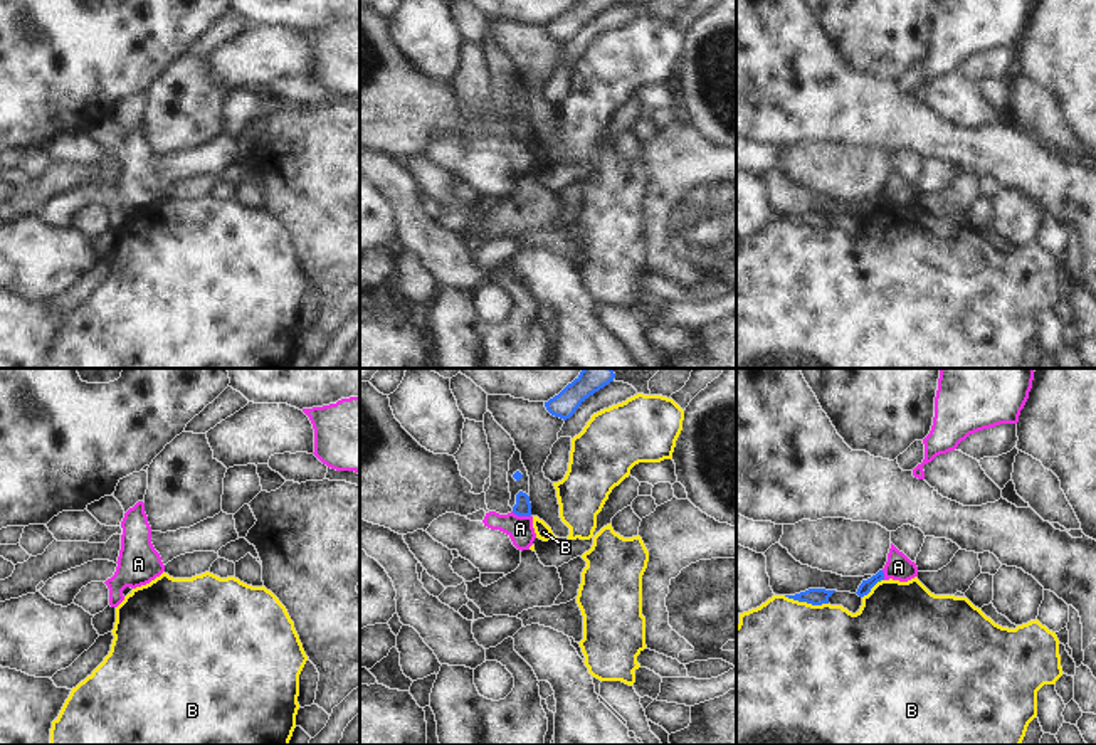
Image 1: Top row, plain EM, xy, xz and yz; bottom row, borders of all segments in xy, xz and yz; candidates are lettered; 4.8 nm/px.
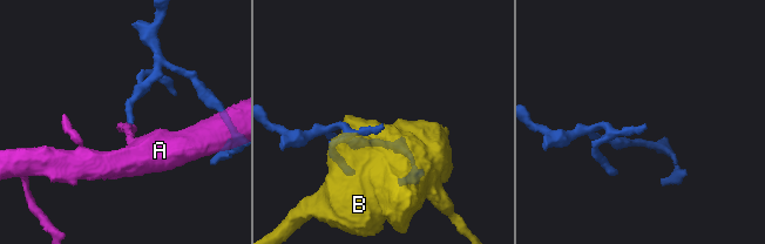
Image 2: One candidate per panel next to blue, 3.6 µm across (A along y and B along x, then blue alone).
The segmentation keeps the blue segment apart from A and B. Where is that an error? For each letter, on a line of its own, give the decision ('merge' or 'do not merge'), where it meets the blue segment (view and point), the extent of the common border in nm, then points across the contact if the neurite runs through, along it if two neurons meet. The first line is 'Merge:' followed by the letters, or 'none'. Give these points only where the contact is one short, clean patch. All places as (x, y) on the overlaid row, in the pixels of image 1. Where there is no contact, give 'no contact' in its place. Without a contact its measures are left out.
Merge: none
A: do not merge | xz (521, 515) | 100 nm | along xz (511, 512), (530, 517)
B: do not merge | yz (806, 601) | 220 nm

